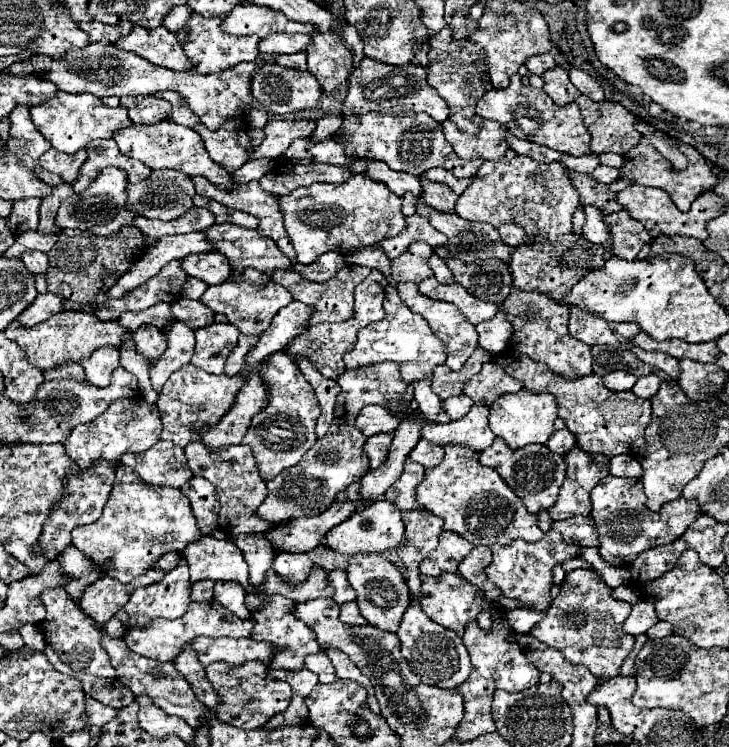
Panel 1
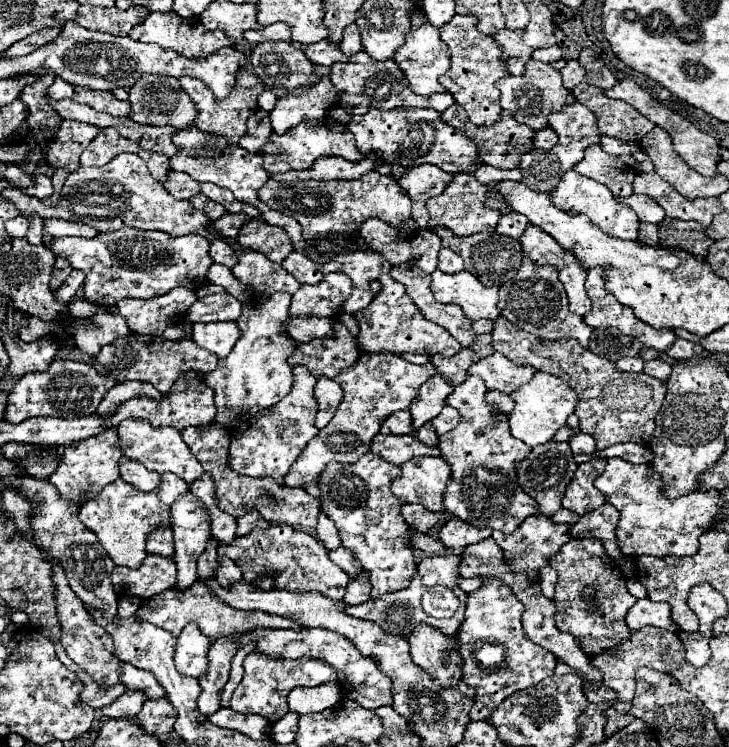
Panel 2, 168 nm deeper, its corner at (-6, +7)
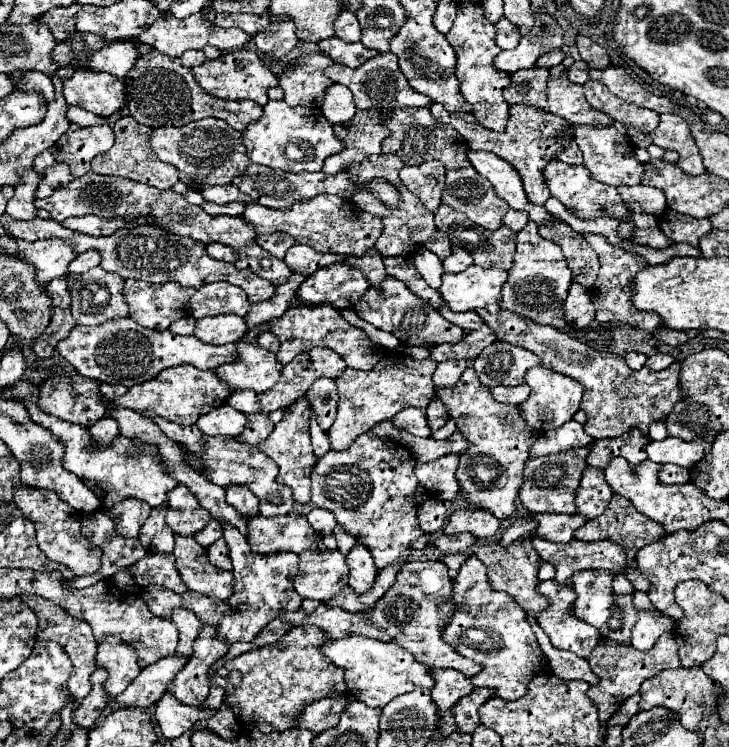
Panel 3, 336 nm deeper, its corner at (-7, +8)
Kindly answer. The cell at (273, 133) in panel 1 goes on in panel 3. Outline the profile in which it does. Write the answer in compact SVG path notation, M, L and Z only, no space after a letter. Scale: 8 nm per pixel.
M322 52L304 54L294 60L294 66L280 76L280 88L284 90L284 102L288 106L320 108L326 90L334 84L324 76L324 70L332 64Z

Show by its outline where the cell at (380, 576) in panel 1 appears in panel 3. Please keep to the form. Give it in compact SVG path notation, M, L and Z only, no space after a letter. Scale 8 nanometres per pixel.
M368 432L366 436L360 436L360 440L352 444L352 448L344 452L328 452L326 456L322 456L312 470L312 476L310 476L312 504L334 512L336 522L372 552L376 568L386 568L398 560L408 562L408 556L412 552L412 540L424 534L422 528L416 524L418 480L416 476L412 476L414 464L416 462L412 454L402 444L394 440L380 440Z

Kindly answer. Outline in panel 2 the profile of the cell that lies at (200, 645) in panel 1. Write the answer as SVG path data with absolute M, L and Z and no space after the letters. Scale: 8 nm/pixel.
M257 629L253 633L243 633L241 645L247 645L249 641L257 639L257 649L271 655L271 657L287 657L287 659L299 659L299 657L313 657L329 663L339 673L339 685L343 689L343 695L351 701L357 701L365 709L377 709L383 705L393 703L393 681L379 669L379 663L355 649L355 645L343 637L341 633L327 631L327 629Z

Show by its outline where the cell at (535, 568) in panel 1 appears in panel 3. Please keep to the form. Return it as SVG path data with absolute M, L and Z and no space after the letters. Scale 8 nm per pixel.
M534 514L532 520L538 524L532 536L556 542L556 544L566 544L568 540L574 538L574 530L580 528L586 518L580 514Z

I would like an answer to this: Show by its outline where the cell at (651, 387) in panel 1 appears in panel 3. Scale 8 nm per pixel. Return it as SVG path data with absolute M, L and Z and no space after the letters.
M656 354L656 356L650 356L650 358L646 360L646 366L652 368L652 370L664 370L664 368L668 368L672 362L674 362L672 356L668 356L668 354Z

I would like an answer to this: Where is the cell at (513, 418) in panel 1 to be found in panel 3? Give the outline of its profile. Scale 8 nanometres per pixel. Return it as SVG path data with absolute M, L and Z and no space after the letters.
M534 366L530 372L526 372L526 384L530 386L532 392L530 392L528 400L524 400L520 404L520 418L536 432L546 432L546 430L558 428L564 422L572 420L572 416L580 410L584 386L580 386L576 380L572 380L564 374L552 372L542 366Z

